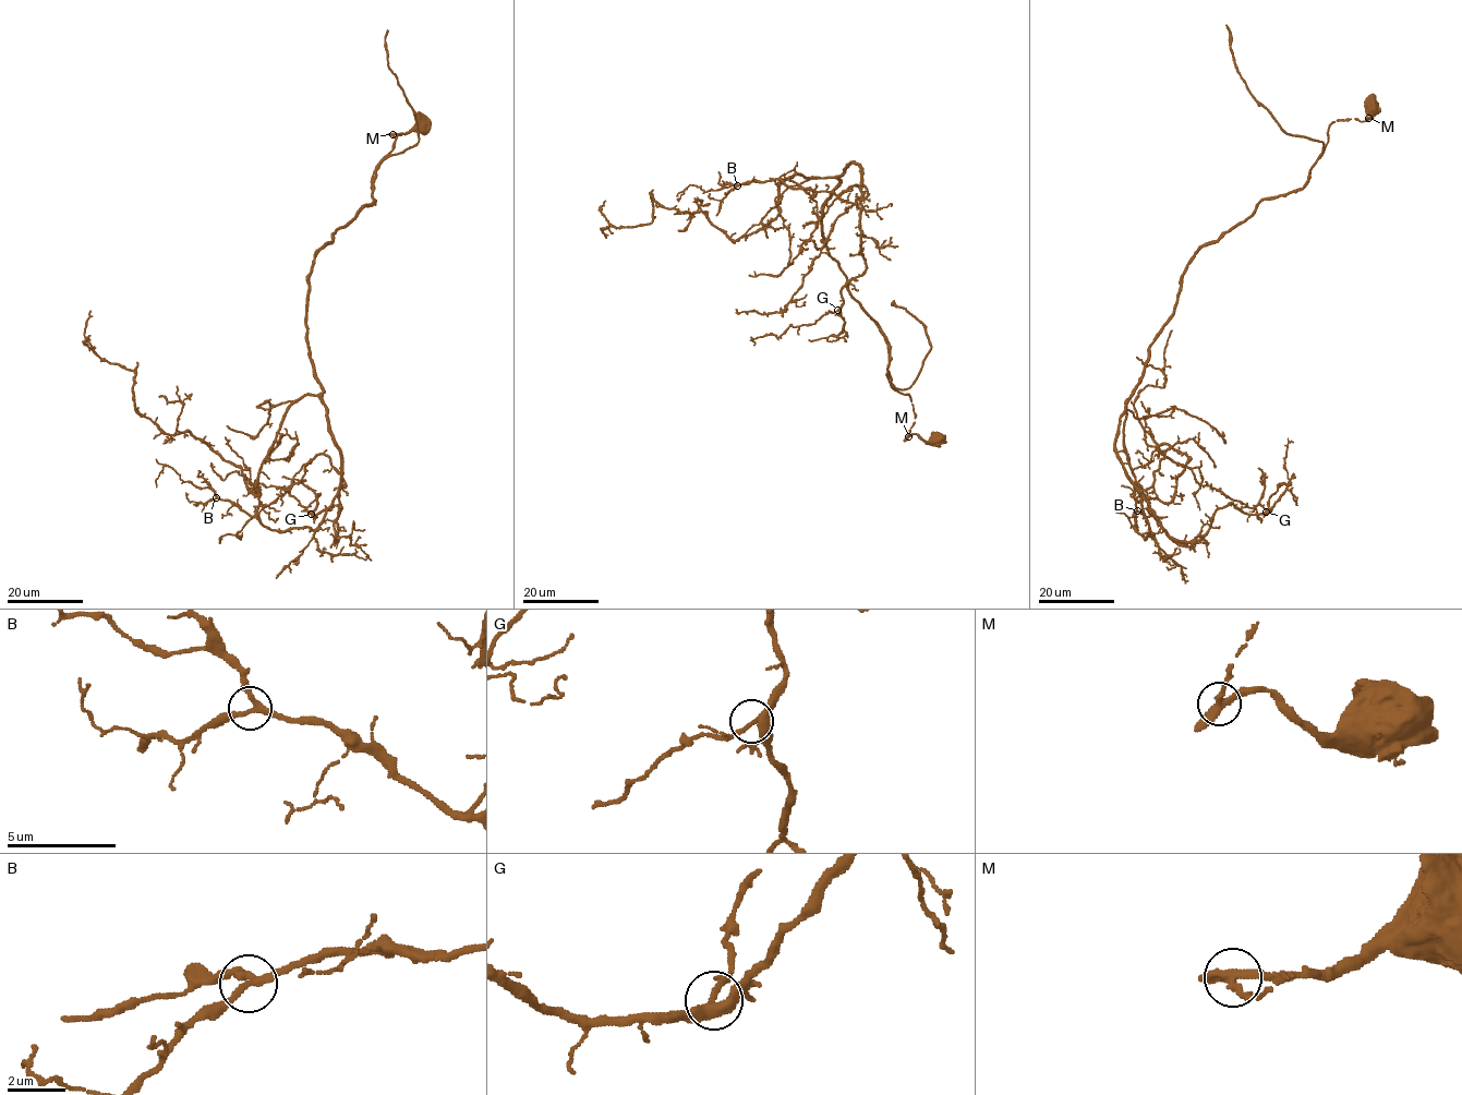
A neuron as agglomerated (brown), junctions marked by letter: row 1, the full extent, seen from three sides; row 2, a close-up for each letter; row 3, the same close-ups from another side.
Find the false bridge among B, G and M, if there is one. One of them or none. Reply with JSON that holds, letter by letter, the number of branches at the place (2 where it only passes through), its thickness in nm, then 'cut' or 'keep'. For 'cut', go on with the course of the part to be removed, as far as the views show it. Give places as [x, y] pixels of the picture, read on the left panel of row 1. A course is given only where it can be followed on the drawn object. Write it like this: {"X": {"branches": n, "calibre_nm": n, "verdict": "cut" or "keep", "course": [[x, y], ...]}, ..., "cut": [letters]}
{"B": {"branches": 3, "calibre_nm": 240, "verdict": "keep"}, "G": {"branches": 3, "calibre_nm": 300, "verdict": "keep"}, "M": {"branches": 3, "calibre_nm": 280, "verdict": "keep"}, "cut": []}

